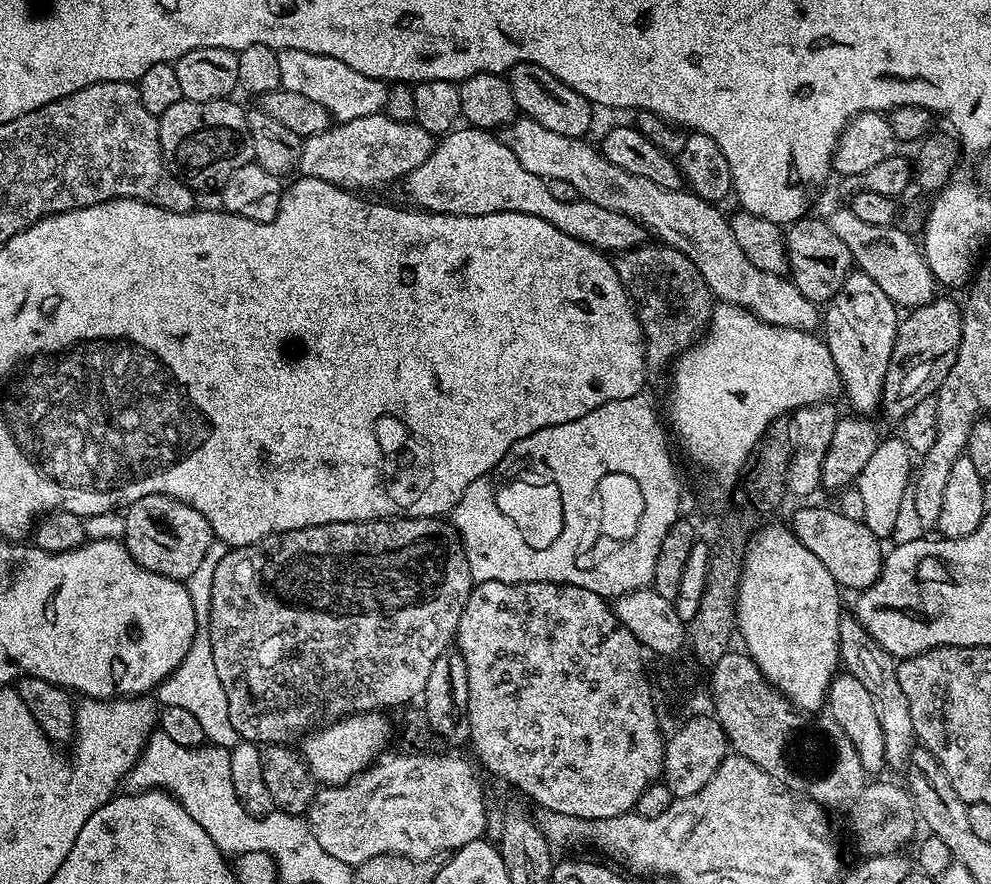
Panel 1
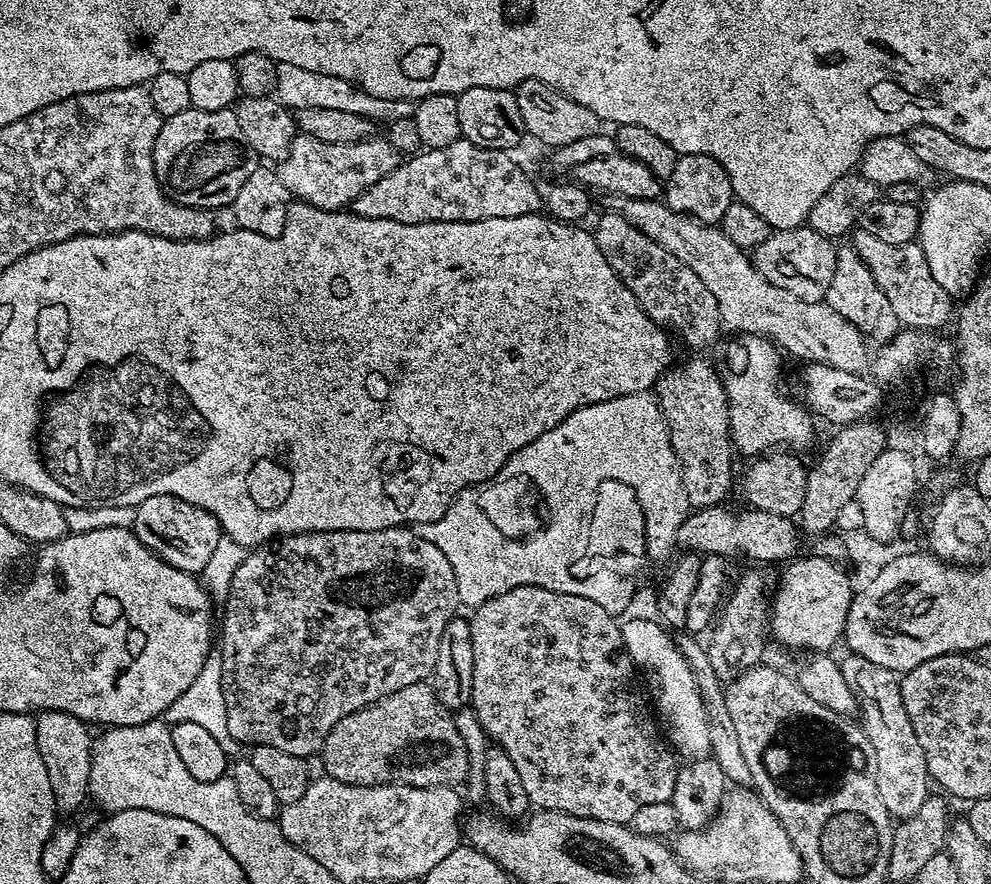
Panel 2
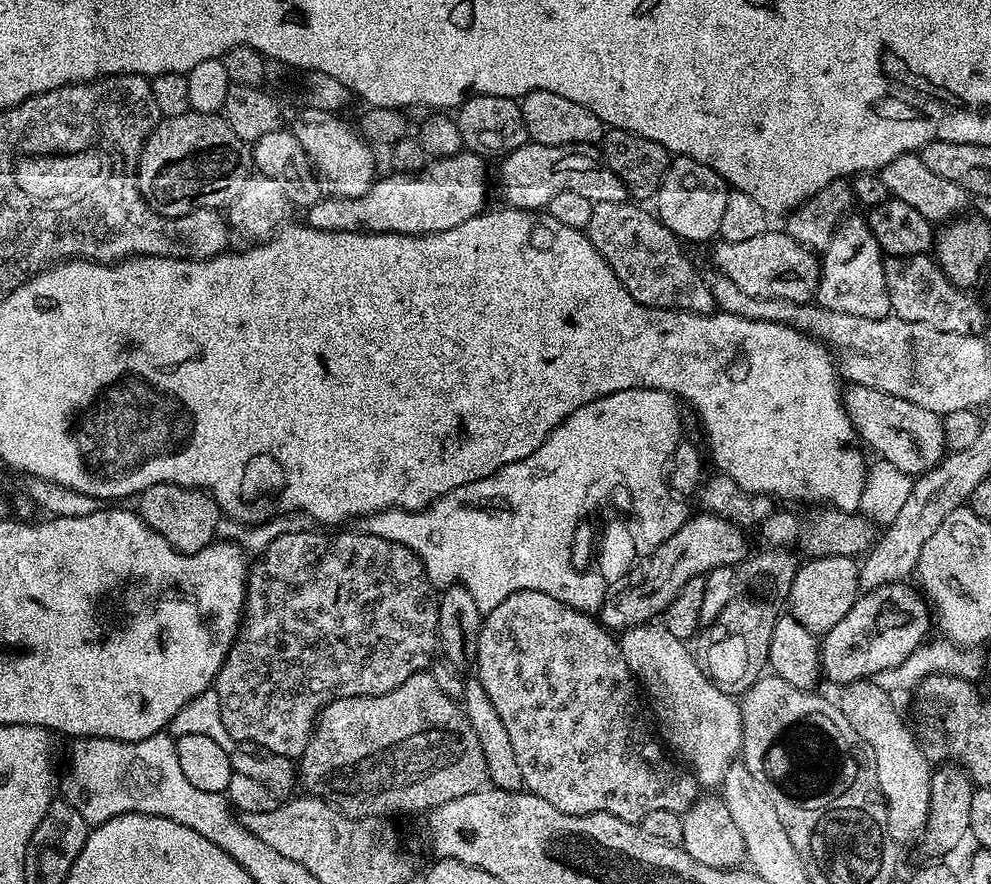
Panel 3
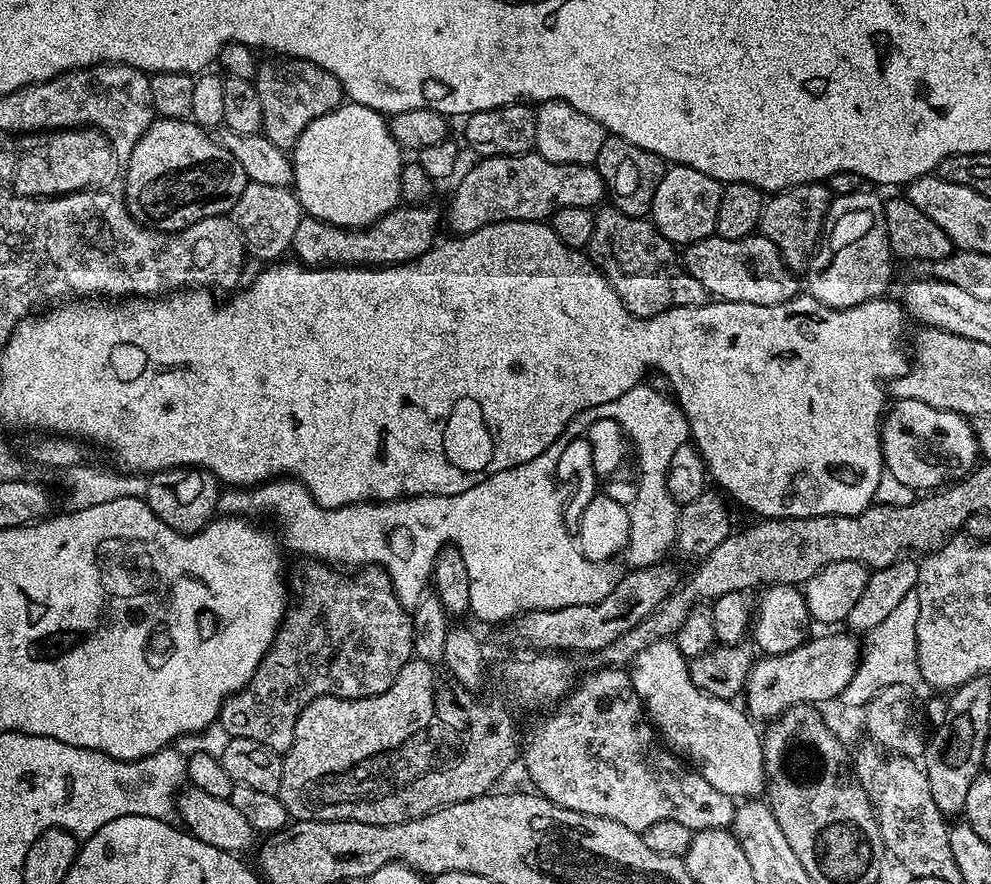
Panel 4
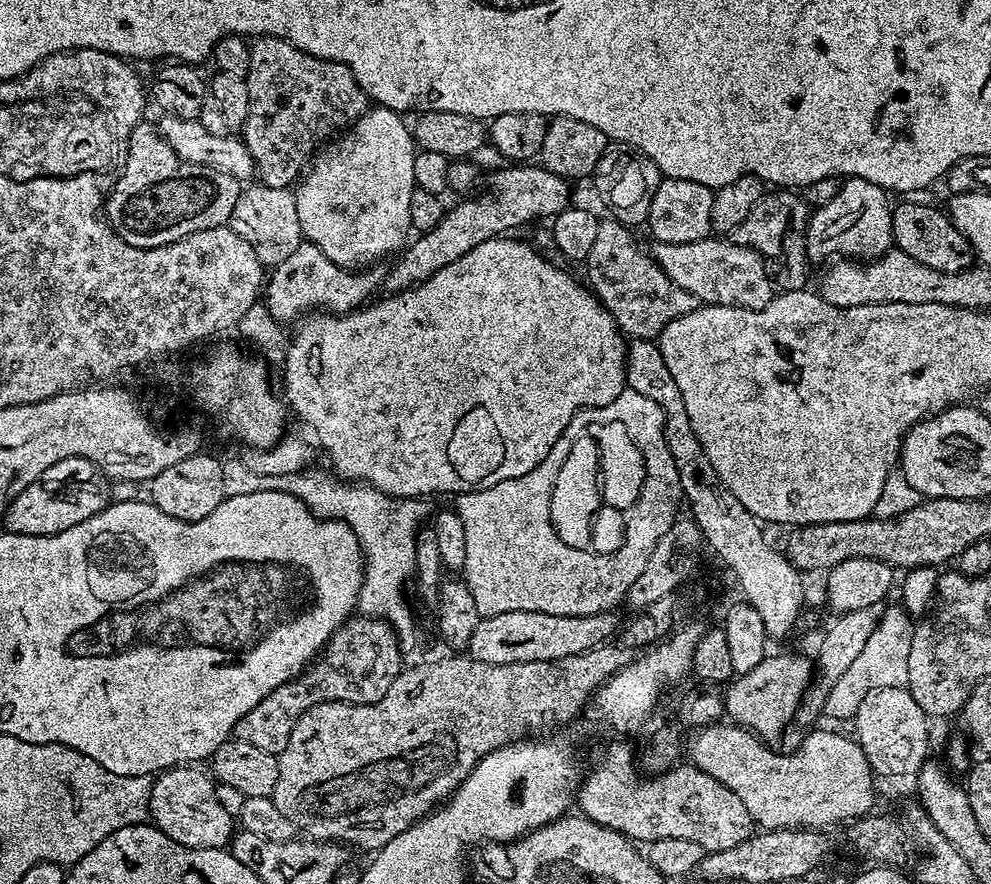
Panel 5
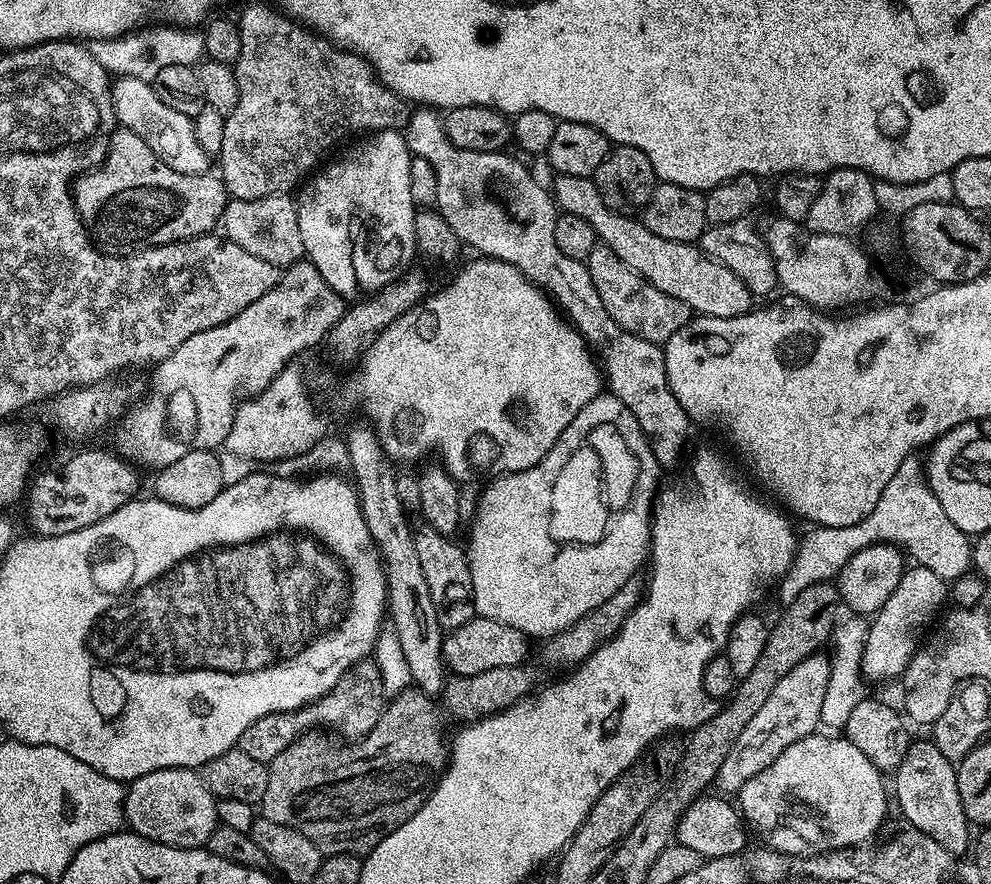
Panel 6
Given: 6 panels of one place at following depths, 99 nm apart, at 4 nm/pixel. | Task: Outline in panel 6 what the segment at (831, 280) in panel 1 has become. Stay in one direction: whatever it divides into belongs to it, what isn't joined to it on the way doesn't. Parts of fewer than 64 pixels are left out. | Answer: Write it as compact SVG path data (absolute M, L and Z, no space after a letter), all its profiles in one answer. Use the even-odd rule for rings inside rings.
M557 175L555 179L556 181L550 184L550 191L557 209L560 212L578 214L578 218L586 218L586 222L594 226L594 234L599 243L614 250L614 254L618 254L622 262L626 262L642 278L670 294L670 298L686 302L686 306L691 308L693 313L702 316L730 318L753 311L754 297L752 291L742 282L742 278L738 278L734 270L722 266L700 251L695 243L658 238L658 234L651 232L643 219L632 214L613 212L605 206L595 179L562 175Z

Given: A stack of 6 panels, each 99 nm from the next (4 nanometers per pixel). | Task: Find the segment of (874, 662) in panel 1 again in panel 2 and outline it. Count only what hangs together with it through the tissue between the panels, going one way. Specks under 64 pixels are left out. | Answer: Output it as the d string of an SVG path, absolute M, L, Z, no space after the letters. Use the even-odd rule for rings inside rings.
M855 654L845 655L845 660L839 661L842 670L842 678L851 686L858 701L859 715L864 715L862 727L866 738L870 738L870 746L874 746L874 758L876 759L876 781L878 782L878 794L882 797L882 806L897 821L910 818L918 814L918 806L926 802L930 794L930 777L926 766L926 754L922 754L922 746L918 746L918 737L914 734L914 726L910 726L910 714L906 714L906 706L902 706L902 694L900 693L900 682L897 673L889 668L874 666L862 656Z

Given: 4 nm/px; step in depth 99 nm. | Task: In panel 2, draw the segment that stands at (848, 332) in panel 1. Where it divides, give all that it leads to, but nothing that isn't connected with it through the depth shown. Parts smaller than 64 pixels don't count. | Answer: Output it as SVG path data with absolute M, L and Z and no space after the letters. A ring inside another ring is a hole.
M840 246L836 249L834 278L830 282L826 302L834 310L838 310L838 314L849 320L869 341L887 342L894 339L896 333L901 331L902 325L898 314L894 314L886 294L882 294L878 282L874 282L874 274L870 274L870 266L862 262L862 258L851 246L845 248Z

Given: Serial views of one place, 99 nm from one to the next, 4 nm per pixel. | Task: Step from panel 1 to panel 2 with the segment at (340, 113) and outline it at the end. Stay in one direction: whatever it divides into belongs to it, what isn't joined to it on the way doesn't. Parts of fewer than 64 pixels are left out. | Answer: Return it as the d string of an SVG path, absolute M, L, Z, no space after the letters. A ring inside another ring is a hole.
M277 64L274 96L289 110L322 106L326 110L347 110L350 114L362 114L373 122L391 121L397 112L402 118L413 118L416 115L416 105L411 100L402 100L397 104L394 100L374 98L374 94L366 94L366 90L356 84L346 82L346 78L334 78L334 74L318 74L314 70L304 70L302 66L293 64Z

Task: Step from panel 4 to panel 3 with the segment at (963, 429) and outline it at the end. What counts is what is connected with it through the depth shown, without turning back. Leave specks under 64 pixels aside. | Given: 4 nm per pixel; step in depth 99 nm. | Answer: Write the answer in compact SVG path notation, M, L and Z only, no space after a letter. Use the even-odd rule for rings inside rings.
M849 383L842 392L844 409L856 430L857 437L869 444L885 464L898 466L910 477L918 477L938 466L946 455L944 422L930 410L922 410L906 398L894 398L894 394L882 394L870 386Z

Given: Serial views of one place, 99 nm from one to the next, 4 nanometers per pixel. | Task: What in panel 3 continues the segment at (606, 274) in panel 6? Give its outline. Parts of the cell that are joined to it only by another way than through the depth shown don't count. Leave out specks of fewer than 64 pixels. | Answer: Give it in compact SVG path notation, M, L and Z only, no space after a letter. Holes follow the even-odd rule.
M598 202L592 205L588 237L593 246L606 258L610 270L626 286L626 290L647 308L673 308L676 312L696 312L710 316L718 305L712 297L707 279L700 277L692 260L683 252L677 240L661 220L647 207L636 202Z

